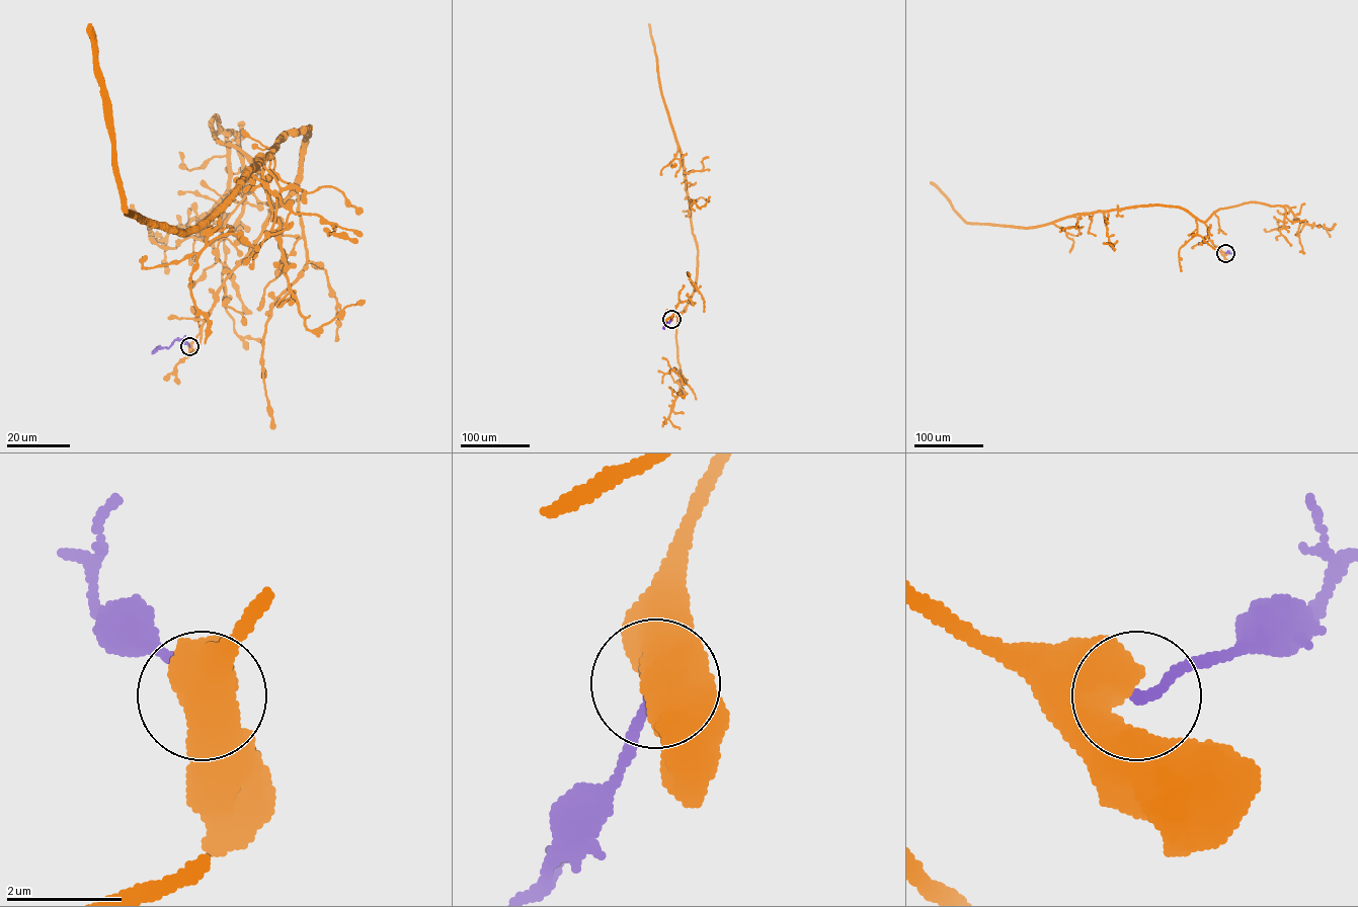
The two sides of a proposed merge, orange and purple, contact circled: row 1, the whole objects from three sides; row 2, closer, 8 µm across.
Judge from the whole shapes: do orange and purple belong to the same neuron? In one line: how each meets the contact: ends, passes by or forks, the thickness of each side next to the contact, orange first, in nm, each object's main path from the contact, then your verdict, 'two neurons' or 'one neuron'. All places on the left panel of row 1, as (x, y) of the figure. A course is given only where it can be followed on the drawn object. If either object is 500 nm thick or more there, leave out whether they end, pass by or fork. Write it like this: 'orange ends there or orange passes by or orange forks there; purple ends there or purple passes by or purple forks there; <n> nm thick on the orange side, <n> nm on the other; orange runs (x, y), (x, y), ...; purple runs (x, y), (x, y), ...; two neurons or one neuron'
750 nm thick on the orange side, 160 nm on the other; orange runs (189, 346), (214, 294), (292, 190), (309, 130), (289, 132), (193, 230), (135, 217), (88, 23); purple runs (189, 346), (182, 339), (155, 351), (158, 346); two neurons

